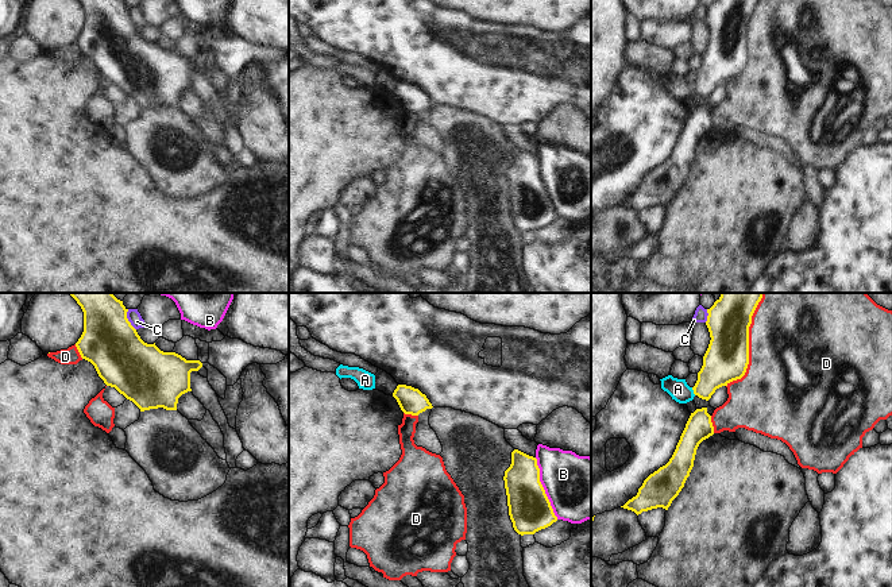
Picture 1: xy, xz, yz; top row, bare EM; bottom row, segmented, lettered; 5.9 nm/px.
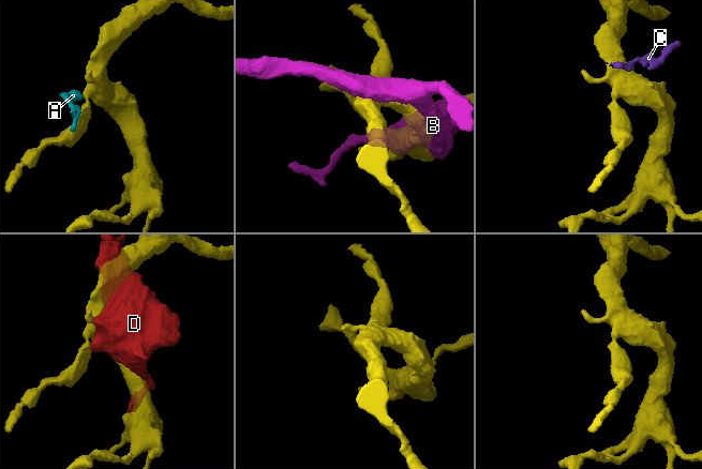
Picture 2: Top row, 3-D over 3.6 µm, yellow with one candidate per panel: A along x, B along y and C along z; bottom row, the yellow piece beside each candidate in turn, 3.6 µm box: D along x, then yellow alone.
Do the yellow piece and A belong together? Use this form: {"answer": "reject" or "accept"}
{"answer": "reject"}

